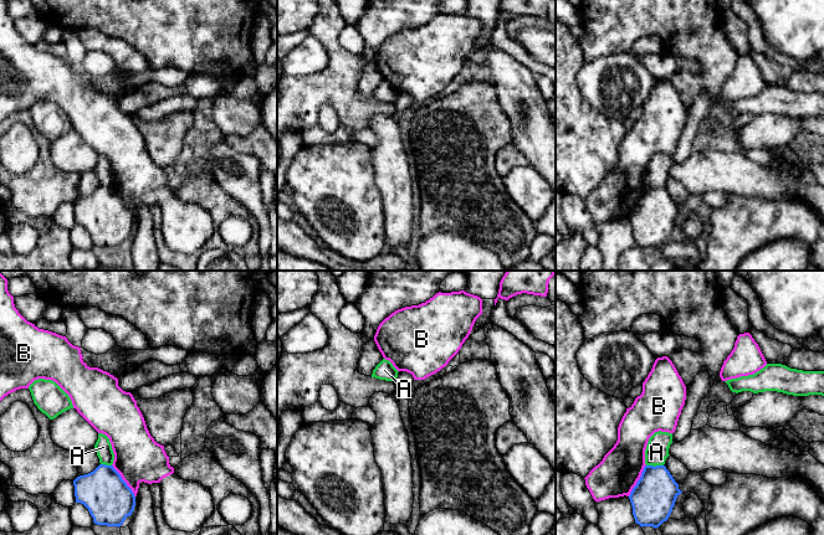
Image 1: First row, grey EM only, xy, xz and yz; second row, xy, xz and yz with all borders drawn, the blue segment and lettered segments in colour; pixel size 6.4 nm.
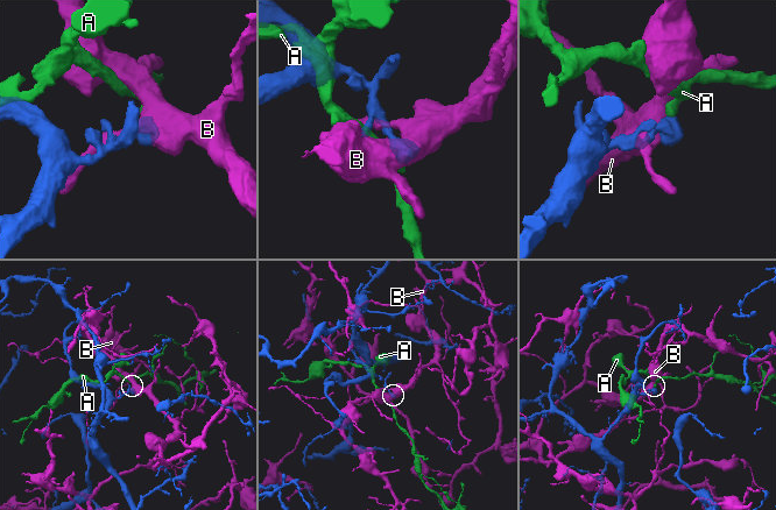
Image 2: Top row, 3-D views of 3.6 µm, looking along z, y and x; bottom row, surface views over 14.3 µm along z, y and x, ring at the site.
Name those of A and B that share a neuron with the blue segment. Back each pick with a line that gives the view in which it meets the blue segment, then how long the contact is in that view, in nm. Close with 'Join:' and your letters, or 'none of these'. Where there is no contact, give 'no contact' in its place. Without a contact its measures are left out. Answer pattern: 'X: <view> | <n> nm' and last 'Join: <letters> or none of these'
Join: none of these

